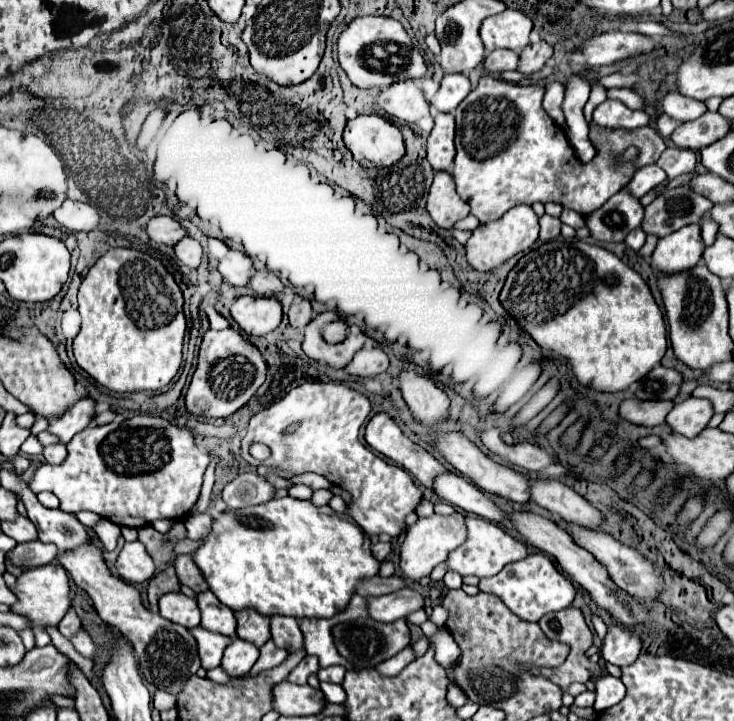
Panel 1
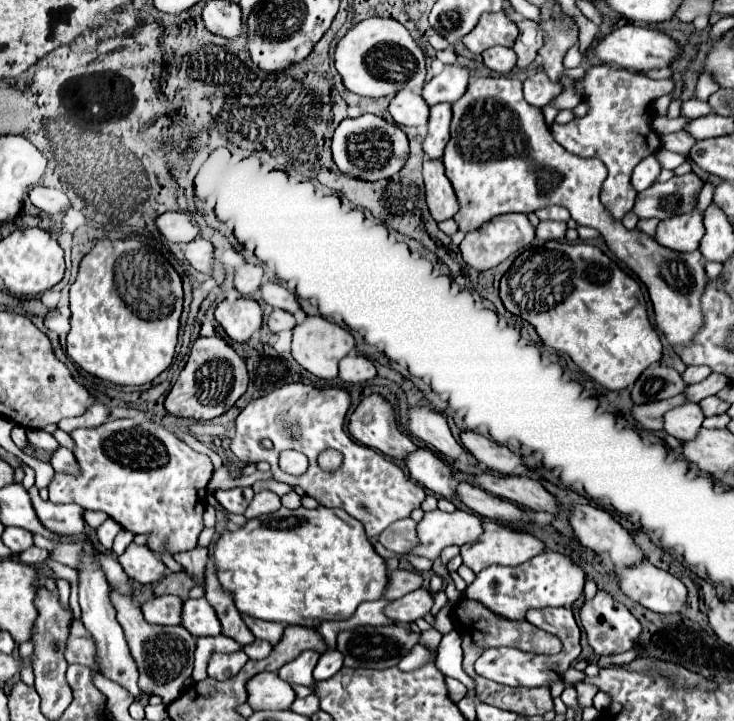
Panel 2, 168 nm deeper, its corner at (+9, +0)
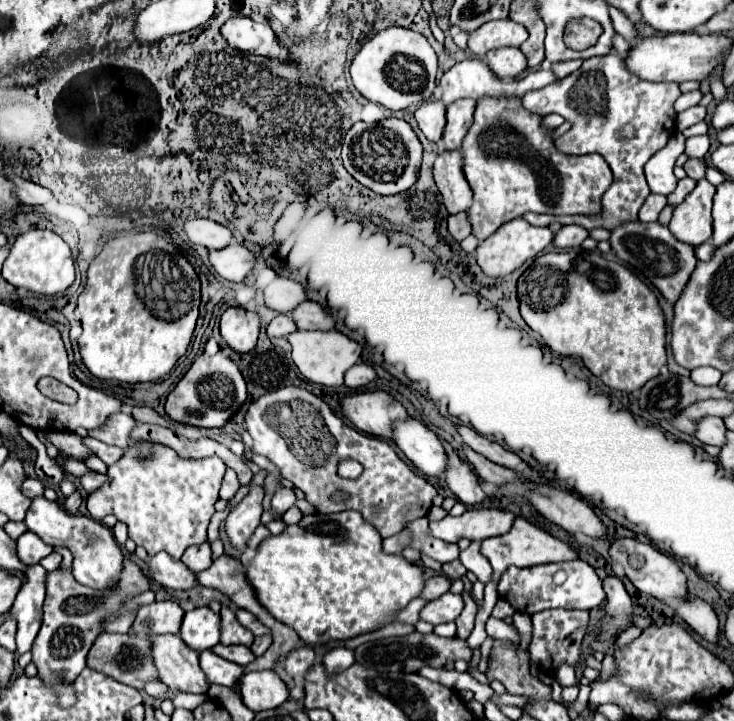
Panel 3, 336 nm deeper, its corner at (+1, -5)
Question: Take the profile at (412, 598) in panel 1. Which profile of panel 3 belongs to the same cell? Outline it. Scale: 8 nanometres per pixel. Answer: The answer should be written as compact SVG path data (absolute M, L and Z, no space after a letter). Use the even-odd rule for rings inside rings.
M446 592L444 596L430 600L422 610L420 610L420 620L430 622L430 624L444 624L444 622L454 622L458 614L462 612L464 602L462 596Z

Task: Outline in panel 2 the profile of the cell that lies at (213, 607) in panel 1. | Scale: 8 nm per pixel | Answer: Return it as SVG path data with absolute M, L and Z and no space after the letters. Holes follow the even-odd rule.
M188 599L182 607L182 625L194 637L214 637L220 633L220 623L216 611L210 603L202 599Z

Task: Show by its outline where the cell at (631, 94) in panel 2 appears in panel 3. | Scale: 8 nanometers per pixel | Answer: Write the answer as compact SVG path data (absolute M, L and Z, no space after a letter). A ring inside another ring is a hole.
M606 54L606 56L594 56L588 58L584 62L584 66L580 70L576 70L574 74L570 74L564 80L558 80L558 84L550 84L546 88L540 90L530 90L524 94L522 104L534 112L534 114L560 114L566 120L572 122L570 132L562 134L560 138L556 138L556 148L564 154L592 154L598 152L604 156L604 160L608 162L608 166L614 172L614 182L608 188L608 192L602 198L602 214L600 216L583 216L583 215L565 215L553 216L550 214L537 214L528 212L523 218L530 224L538 227L549 226L553 222L559 222L562 225L577 224L587 230L594 228L614 228L622 222L630 222L630 220L638 220L638 210L644 204L644 200L648 198L650 190L644 178L644 164L652 158L652 154L656 154L660 148L666 146L670 134L674 134L674 122L676 122L676 112L672 108L674 100L680 96L680 88L676 82L646 82L646 80L638 80L634 74L626 72L624 68L624 60L614 56L614 54Z

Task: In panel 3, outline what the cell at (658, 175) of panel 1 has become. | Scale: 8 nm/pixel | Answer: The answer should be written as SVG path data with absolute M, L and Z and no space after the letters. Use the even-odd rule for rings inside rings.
M676 132L668 140L668 144L656 152L644 166L644 174L648 180L648 186L654 194L670 194L676 188L676 176L674 176L674 162L684 152L684 134Z

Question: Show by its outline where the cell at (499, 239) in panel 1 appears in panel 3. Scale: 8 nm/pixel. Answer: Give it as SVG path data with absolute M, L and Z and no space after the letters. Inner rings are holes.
M514 218L506 224L502 224L492 236L488 236L486 240L482 240L476 248L476 260L478 266L482 268L484 274L492 276L492 278L500 278L500 276L508 276L510 272L514 272L518 266L522 266L528 258L538 256L550 242L552 242L552 230L550 228L538 228L528 224L524 218Z

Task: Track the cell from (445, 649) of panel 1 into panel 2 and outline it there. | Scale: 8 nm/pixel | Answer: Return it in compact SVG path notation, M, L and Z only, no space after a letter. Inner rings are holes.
M450 631L448 635L444 635L442 643L438 647L436 665L440 671L444 671L444 675L454 677L460 683L464 683L468 687L468 695L474 697L476 695L476 683L462 669L462 647L460 647L460 643L462 643L462 639L460 639L458 631Z

